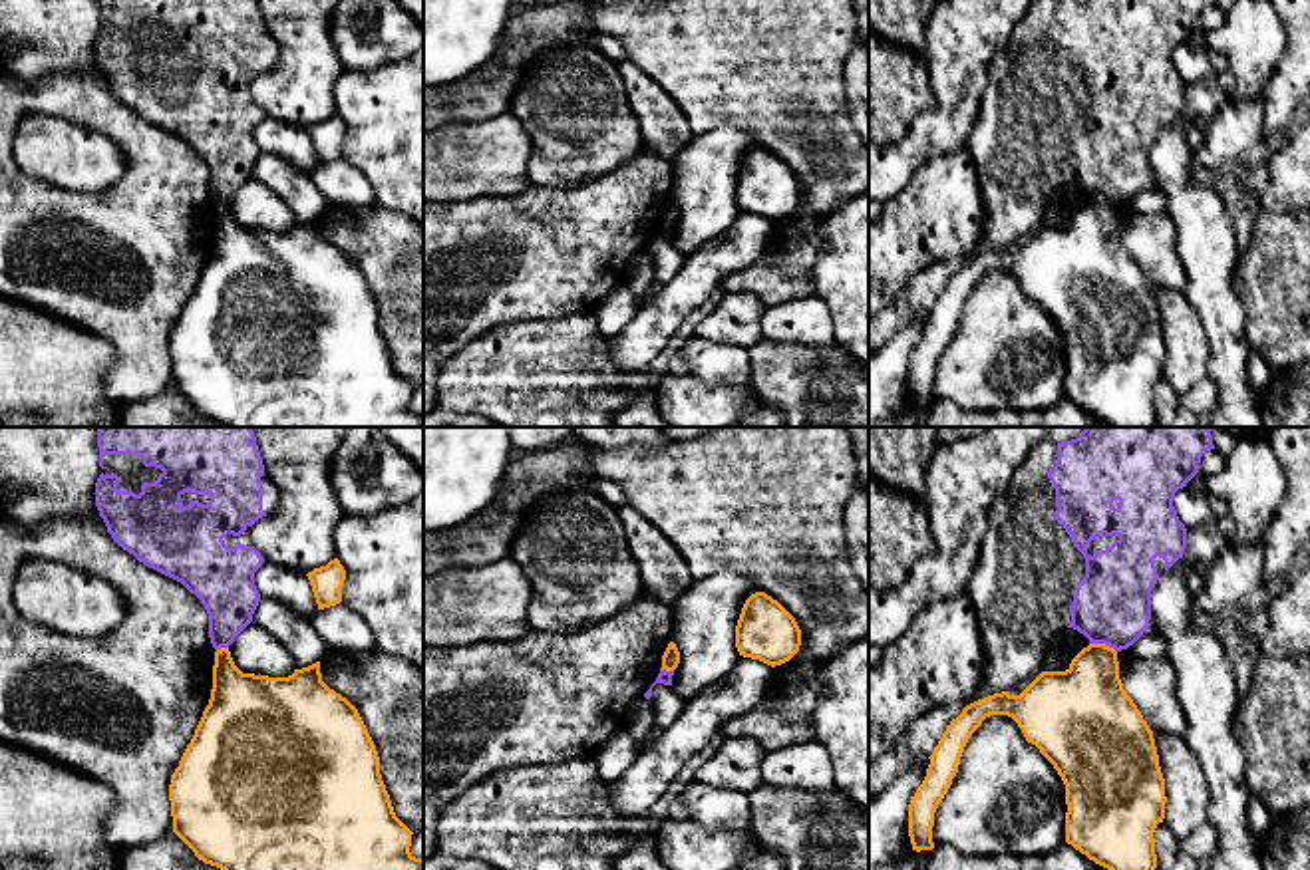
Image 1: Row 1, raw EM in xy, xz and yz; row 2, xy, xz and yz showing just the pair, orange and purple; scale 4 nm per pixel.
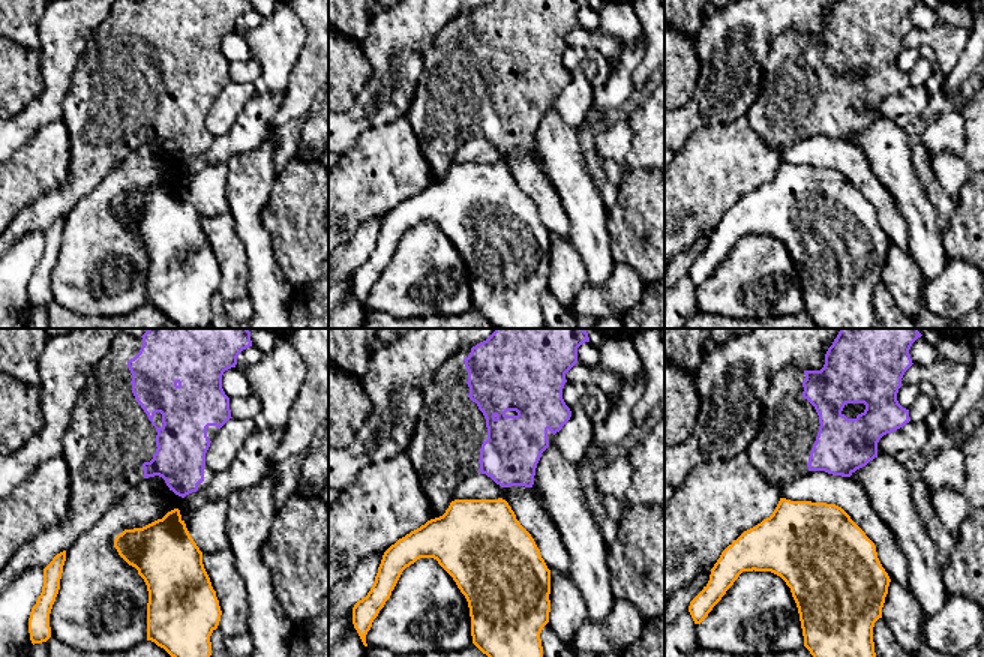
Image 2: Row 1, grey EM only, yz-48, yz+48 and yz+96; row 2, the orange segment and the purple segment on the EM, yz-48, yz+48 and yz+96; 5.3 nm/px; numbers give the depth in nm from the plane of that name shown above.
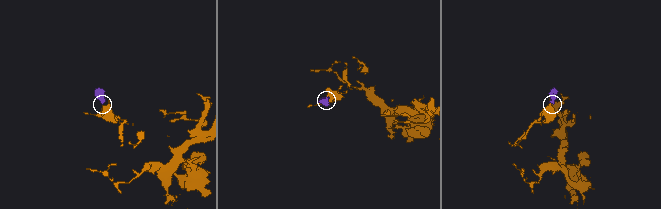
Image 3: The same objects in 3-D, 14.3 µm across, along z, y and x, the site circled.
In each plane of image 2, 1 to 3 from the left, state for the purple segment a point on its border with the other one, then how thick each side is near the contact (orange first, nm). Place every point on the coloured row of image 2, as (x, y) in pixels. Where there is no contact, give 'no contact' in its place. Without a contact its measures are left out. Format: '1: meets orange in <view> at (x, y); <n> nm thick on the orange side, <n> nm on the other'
1: no contact
2: no contact
3: no contact

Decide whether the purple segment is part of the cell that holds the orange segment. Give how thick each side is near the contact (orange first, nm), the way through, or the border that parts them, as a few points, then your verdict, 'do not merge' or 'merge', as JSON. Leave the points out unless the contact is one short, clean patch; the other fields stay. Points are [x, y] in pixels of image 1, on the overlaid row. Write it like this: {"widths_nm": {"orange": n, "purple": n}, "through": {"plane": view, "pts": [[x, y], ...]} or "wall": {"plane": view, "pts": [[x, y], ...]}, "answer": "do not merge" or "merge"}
{"widths_nm": {"orange": 320, "purple": 320}, "wall": {"plane": "yz", "pts": [[1090, 642], [1102, 642], [1116, 652]]}, "answer": "do not merge"}

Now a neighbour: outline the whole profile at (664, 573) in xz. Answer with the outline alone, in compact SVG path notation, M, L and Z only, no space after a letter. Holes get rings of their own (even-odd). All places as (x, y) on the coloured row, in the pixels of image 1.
M624 505L618 508L626 540L640 568L642 592L672 606L694 582L680 550L640 512Z

